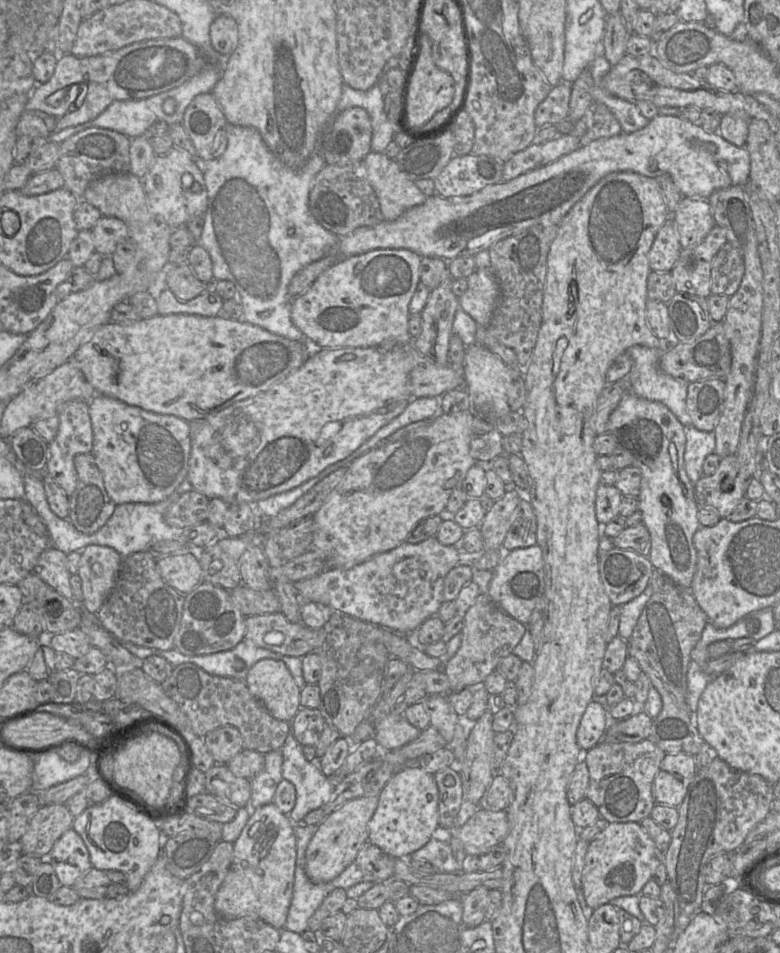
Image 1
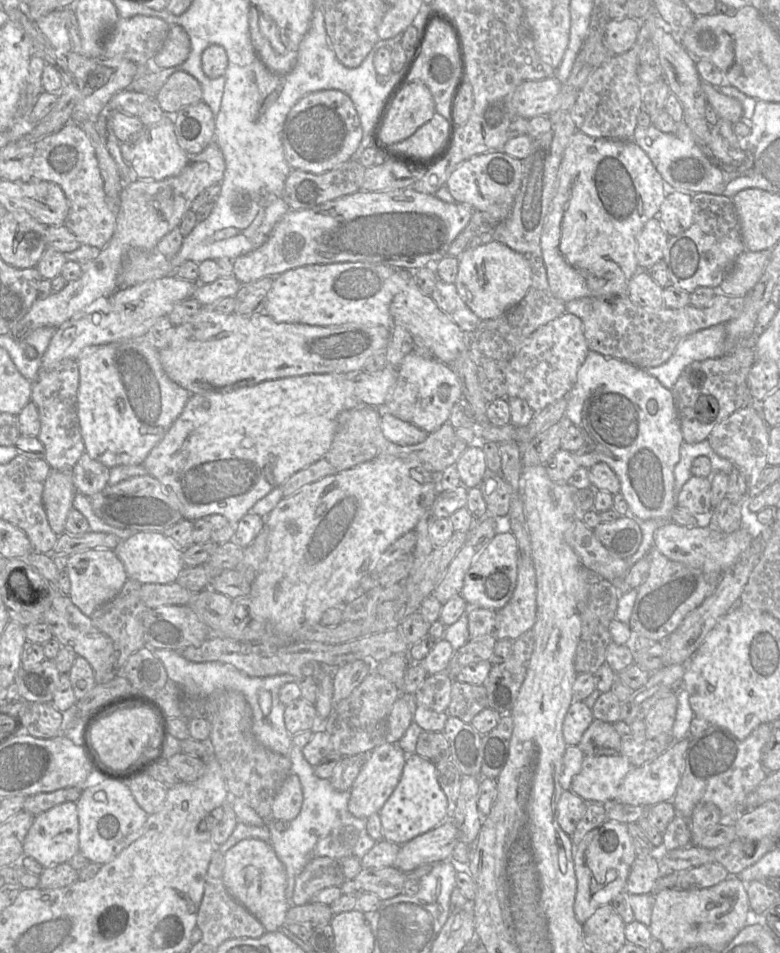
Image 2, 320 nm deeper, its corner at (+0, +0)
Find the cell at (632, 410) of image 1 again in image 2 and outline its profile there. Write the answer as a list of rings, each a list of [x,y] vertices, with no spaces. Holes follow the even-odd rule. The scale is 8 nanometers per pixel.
[[[589,350],[584,363],[578,370],[577,379],[574,386],[564,398],[567,400],[564,419],[568,422],[572,422],[573,425],[580,430],[585,439],[586,445],[590,446],[595,451],[599,461],[605,462],[616,473],[620,481],[620,492],[624,496],[629,510],[631,510],[636,517],[642,520],[670,519],[670,514],[676,507],[674,492],[674,467],[680,460],[680,446],[684,442],[680,427],[680,419],[674,405],[672,391],[665,388],[658,379],[649,375],[643,368],[635,366],[626,361],[612,357],[606,357],[600,353]]]

